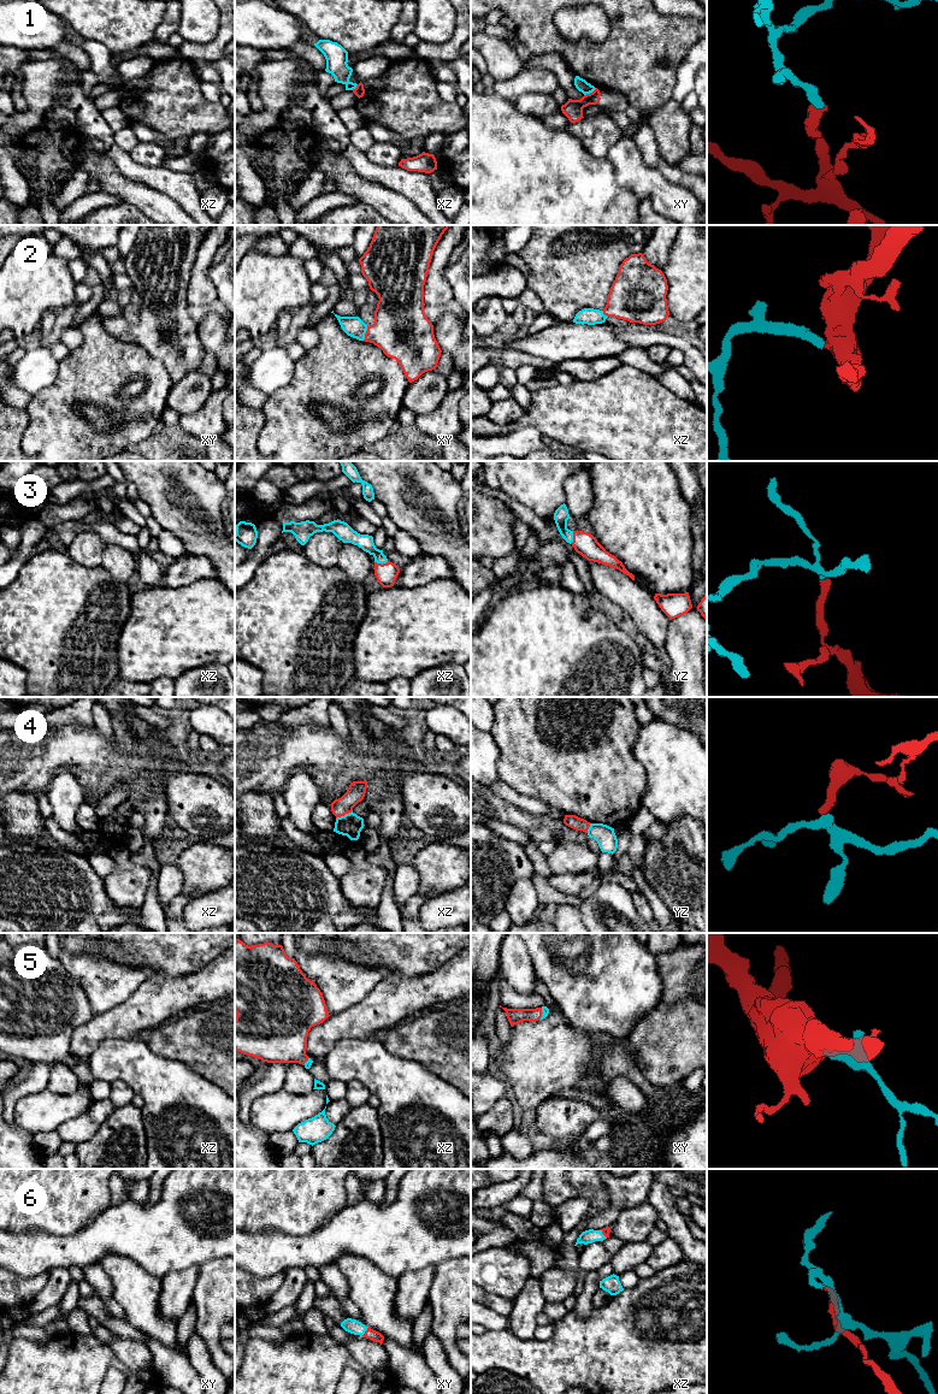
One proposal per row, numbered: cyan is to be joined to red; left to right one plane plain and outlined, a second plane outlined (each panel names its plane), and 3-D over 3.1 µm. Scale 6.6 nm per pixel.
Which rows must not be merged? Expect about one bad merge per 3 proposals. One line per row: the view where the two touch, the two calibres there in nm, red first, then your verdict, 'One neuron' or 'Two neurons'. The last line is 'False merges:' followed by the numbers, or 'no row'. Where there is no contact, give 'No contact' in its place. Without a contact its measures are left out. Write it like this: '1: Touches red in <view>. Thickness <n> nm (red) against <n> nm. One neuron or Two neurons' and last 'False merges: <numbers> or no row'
1: Touches red in xy. Thickness 130 nm (red) against 80 nm. Two neurons
2: Touches red in xy. Thickness 380 nm (red) against 140 nm. One neuron
3: Touches red in xz. Thickness 140 nm (red) against 100 nm. One neuron
4: Touches red in xz. Thickness 120 nm (red) against 160 nm. Two neurons
5: Touches red in xy. Thickness 100 nm (red) against 50 nm. One neuron
6: Touches red in xy. Thickness 70 nm (red) against 100 nm. One neuron
False merges: 1, 4

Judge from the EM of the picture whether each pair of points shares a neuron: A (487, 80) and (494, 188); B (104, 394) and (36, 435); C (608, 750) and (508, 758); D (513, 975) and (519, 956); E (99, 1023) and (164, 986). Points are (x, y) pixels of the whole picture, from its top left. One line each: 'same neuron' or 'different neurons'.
A: different neurons
B: same neuron
C: same neuron
D: same neuron
E: same neuron

